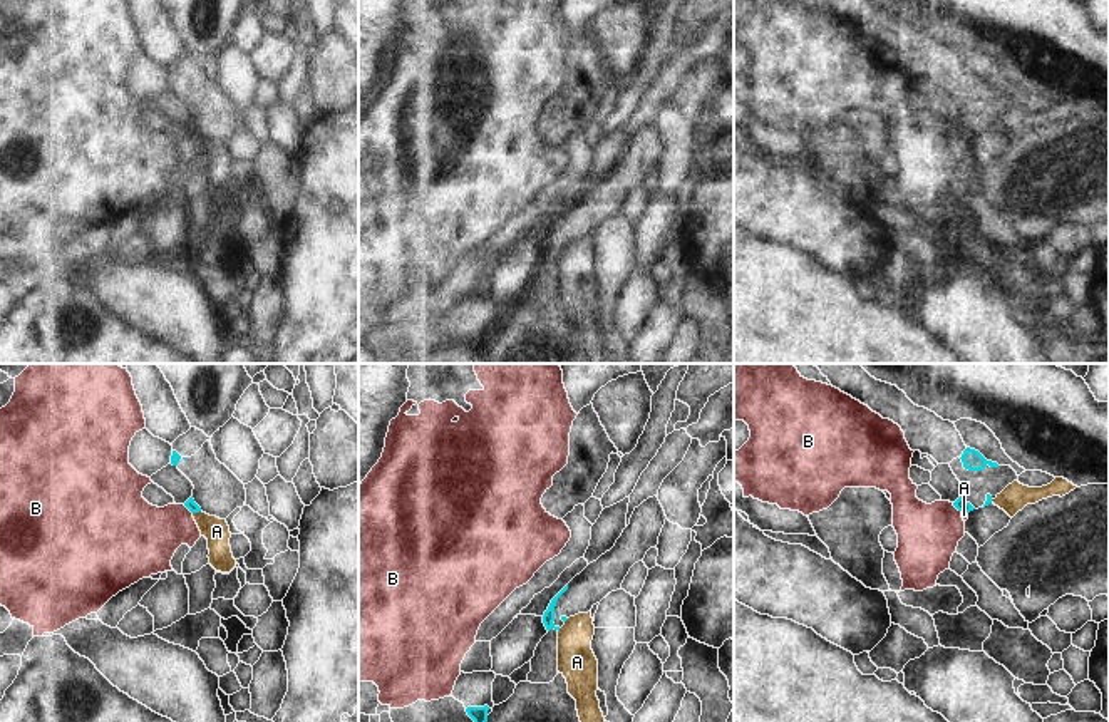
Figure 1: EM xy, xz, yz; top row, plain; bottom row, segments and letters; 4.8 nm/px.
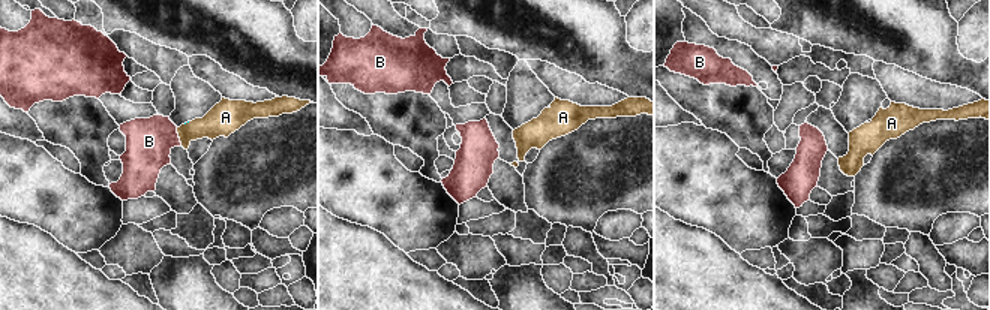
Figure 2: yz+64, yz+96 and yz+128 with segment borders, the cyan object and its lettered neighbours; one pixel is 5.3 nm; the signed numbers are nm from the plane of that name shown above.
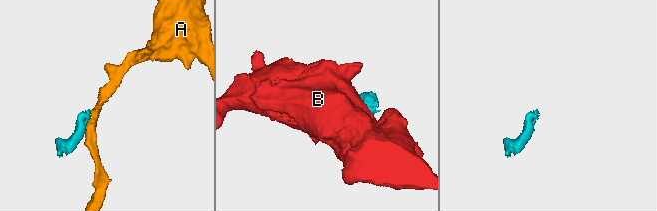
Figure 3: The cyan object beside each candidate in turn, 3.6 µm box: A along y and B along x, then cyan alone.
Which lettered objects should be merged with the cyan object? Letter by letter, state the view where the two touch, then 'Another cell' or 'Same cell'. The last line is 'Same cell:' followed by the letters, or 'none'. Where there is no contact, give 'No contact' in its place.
A: Touches cyan in xy. Another cell
B: Touches cyan in yz. Another cell
Same cell: none.

